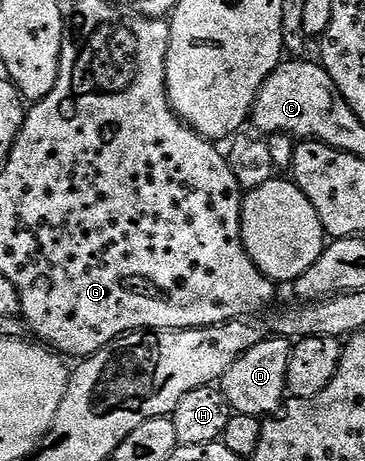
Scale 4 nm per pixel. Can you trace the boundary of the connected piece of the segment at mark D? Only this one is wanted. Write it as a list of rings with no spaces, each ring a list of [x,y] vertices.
[[[276,337],[273,341],[272,338],[265,339],[262,343],[250,347],[250,351],[238,358],[230,371],[226,371],[222,378],[222,391],[233,413],[268,419],[281,412],[288,392],[286,371],[292,354],[292,345],[287,341],[289,338],[284,337]]]

